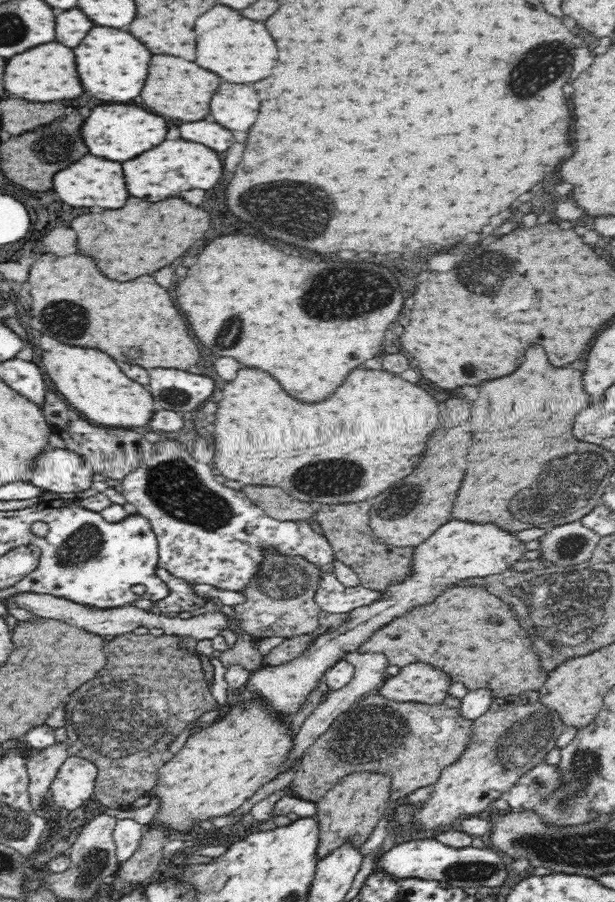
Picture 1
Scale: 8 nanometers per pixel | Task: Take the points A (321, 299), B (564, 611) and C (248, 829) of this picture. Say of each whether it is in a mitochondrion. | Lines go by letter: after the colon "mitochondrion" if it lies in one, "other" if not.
A: mitochondrion
B: mitochondrion
C: other

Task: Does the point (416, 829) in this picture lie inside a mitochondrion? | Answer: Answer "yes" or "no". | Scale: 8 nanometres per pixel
no

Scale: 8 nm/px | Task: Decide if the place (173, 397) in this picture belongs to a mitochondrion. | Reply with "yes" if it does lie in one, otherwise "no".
yes

